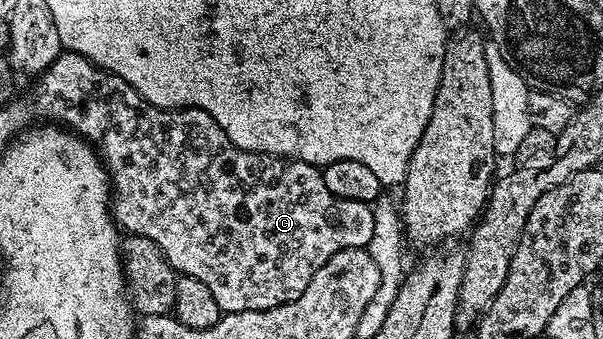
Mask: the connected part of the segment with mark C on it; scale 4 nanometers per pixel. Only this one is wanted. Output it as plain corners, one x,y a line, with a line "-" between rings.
63,51
59,53
57,59
53,61
50,66
40,75
38,86
34,89
34,109
42,116
42,119
49,119
54,123
61,123
65,128
75,132
79,137
85,137
91,145
95,146
109,172
110,180
112,182
112,212
123,230
126,229
130,235
137,235
139,237
147,237
152,239
152,243
156,243
162,248
162,253
165,254
170,266
174,268
179,274
187,277
195,277
200,279
200,283
204,283
208,287
208,291
212,291
212,295
216,295
216,303
222,308
223,313
239,313
240,311
264,311
271,309
277,305
283,305
289,301
295,301
301,293
306,290
308,283
312,283
312,275
316,275
316,271
320,267
324,267
324,263
328,263
328,259
332,259
332,255
336,255
345,249
366,249
372,239
372,223
374,222
374,210
367,202
353,201
352,199
340,199
336,195
332,195
332,191
328,191
328,187
324,187
324,179
322,178
321,168
317,165
309,165
303,161
296,161
292,157
275,157
273,153
249,153
240,147
236,147
236,143
232,143
232,139
228,139
226,130
220,127
220,123
216,123
216,119
212,119
212,115
208,115
202,109
169,109
159,108
159,106
148,103
138,93
138,90
132,88
128,83
124,83
124,79
120,79
116,74
108,72
107,69
100,69
97,65
92,64
90,60
79,53
72,53

